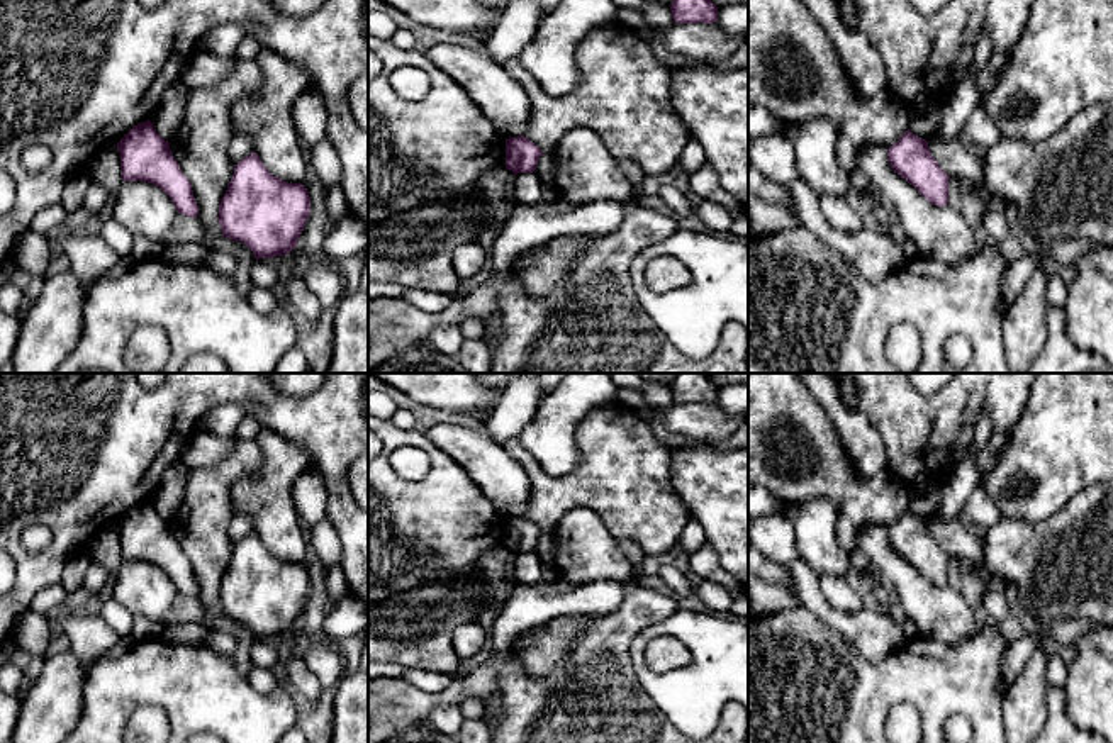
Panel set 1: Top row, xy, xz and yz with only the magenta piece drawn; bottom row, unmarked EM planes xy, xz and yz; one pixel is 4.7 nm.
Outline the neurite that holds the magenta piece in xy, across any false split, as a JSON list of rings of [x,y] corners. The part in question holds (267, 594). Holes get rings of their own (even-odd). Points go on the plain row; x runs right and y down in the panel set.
[[[253,531],[234,545],[217,601],[222,616],[244,623],[260,640],[290,633],[309,594],[307,568],[273,556]]]

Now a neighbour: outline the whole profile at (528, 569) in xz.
[[[534,551],[514,555],[514,577],[521,585],[541,584],[543,563]]]

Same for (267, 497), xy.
[[[261,427],[254,441],[261,448],[261,468],[234,485],[236,514],[253,519],[254,533],[273,556],[300,563],[309,550],[309,538],[294,502],[294,482],[307,470],[309,453],[270,427]]]

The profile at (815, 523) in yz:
[[[813,499],[801,506],[789,506],[780,517],[794,526],[797,555],[816,577],[845,575],[850,553],[838,539],[838,509],[833,502]]]

